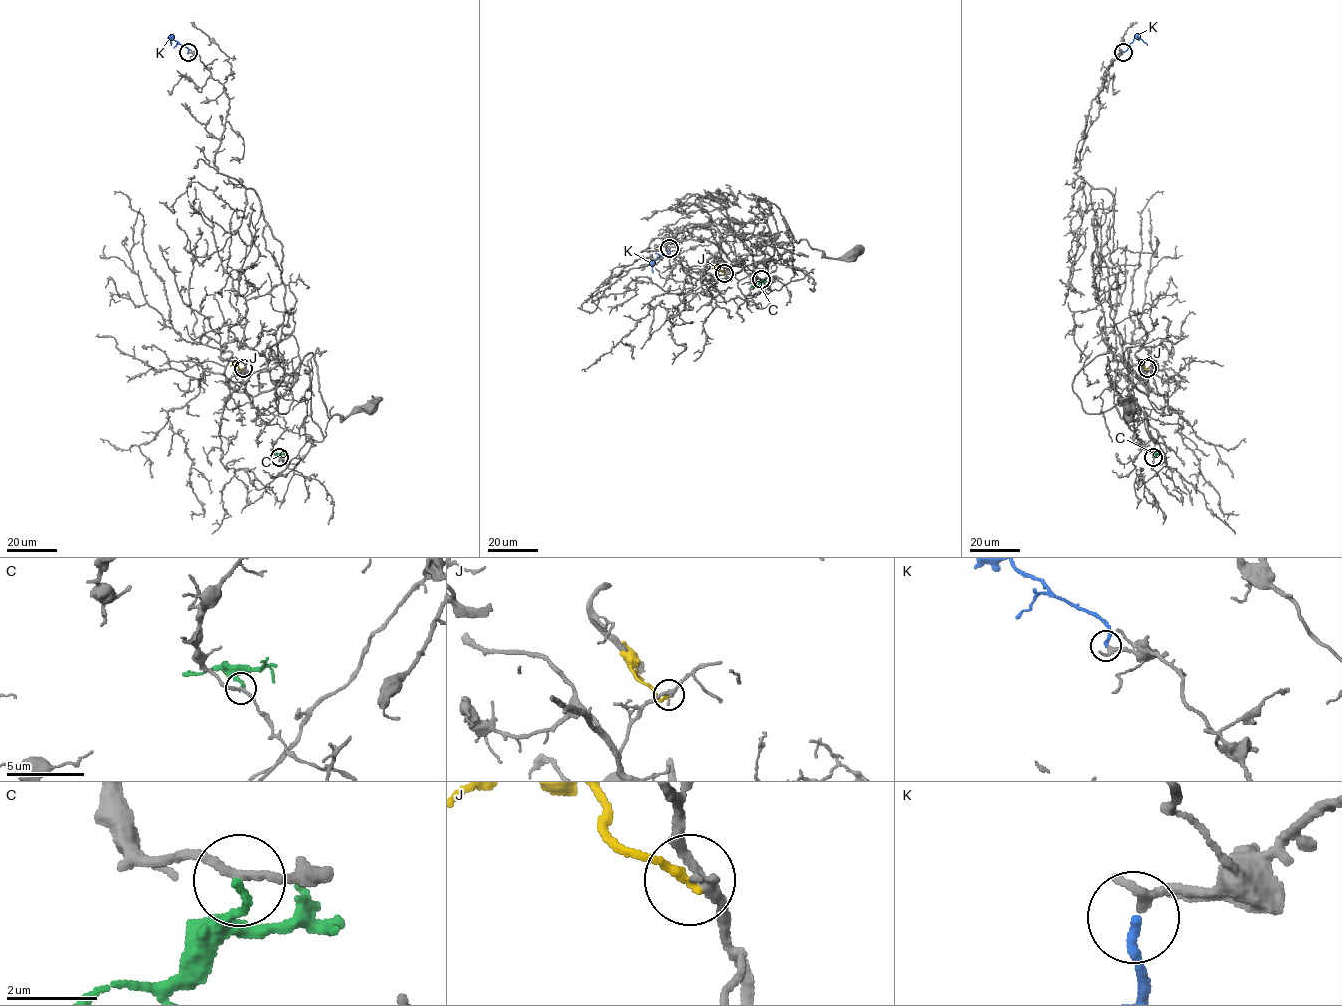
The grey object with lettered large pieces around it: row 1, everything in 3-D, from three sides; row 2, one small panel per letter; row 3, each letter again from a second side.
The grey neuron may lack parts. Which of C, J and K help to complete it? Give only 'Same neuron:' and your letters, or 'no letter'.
Same neuron: K

